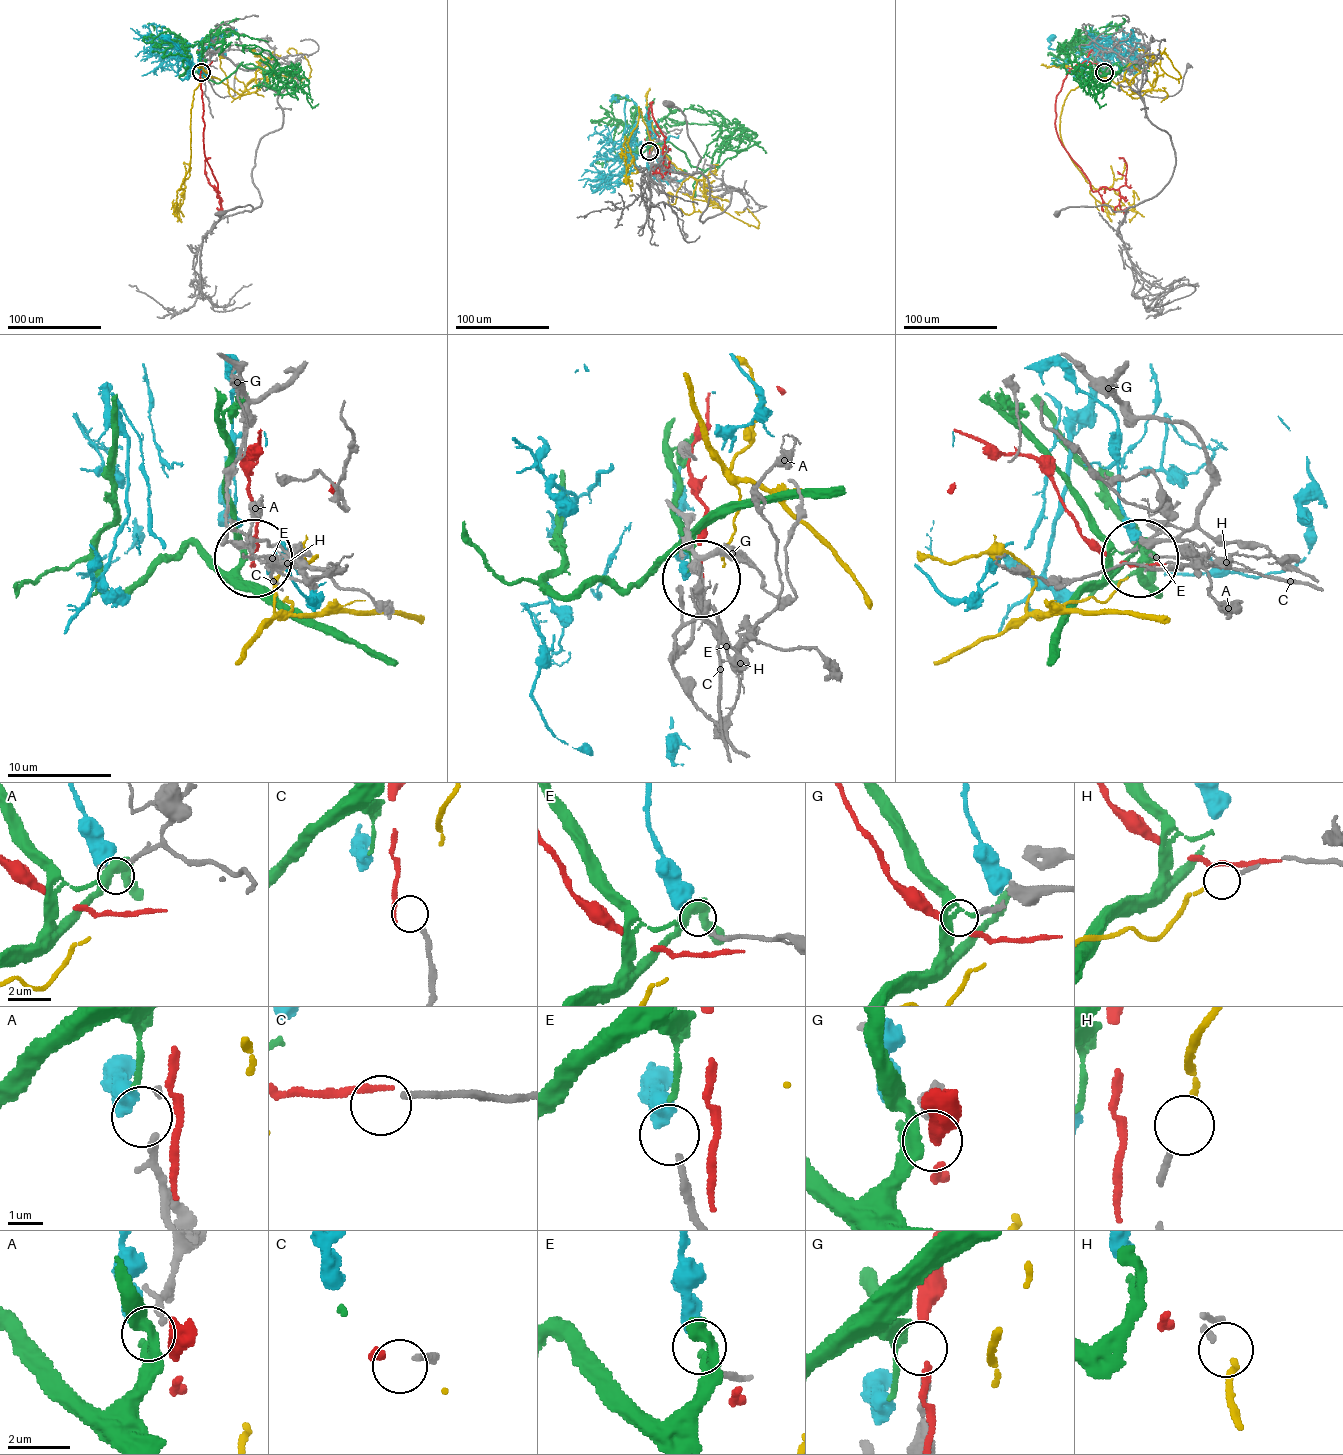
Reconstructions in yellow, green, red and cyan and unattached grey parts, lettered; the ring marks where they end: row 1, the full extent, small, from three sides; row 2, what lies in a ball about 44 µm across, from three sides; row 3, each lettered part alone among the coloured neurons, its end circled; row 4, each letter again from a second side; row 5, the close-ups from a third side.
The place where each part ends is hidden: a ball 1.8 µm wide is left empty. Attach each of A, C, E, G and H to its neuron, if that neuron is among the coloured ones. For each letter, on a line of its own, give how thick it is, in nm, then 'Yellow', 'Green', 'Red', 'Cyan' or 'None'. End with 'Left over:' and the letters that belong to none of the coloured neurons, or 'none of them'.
A: Thickness 120 nm. Green
C: Thickness 220 nm. None
E: Thickness 180 nm. Cyan
G: Thickness 240 nm. None
H: Thickness 180 nm. Yellow
Left over: C, G

